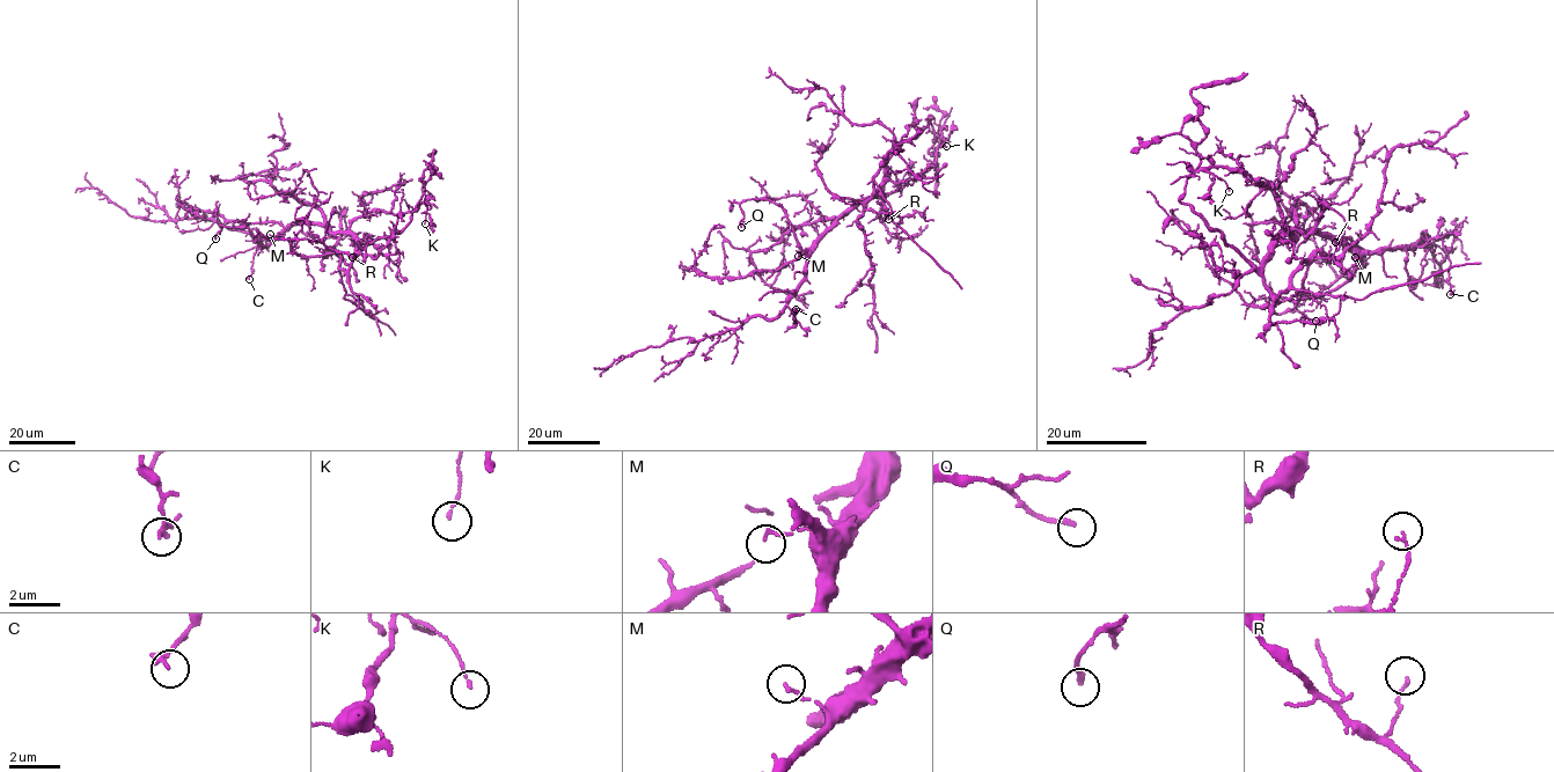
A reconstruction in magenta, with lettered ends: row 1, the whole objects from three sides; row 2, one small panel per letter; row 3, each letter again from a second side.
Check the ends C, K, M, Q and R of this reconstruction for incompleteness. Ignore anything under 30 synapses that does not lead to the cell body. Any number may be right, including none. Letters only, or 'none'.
none

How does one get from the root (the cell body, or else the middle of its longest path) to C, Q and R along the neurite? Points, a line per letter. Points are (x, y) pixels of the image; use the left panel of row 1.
C: (315, 223), (292, 226), (275, 241), (254, 239), (258, 242), (249, 279)
Q: (315, 223), (292, 226), (265, 247), (247, 228), (220, 226), (221, 229), (215, 239)
R: (315, 223), (356, 240), (354, 260), (346, 271), (339, 267), (341, 258), (334, 251), (350, 265), (352, 257)

